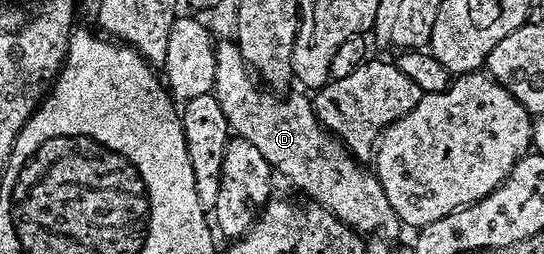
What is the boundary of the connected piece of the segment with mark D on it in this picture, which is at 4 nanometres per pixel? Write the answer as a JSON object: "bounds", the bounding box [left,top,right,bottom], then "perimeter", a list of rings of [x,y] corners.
{"bounds":[212,39,399,235],"perimeter":[[[218,39],[215,47],[217,57],[212,93],[223,108],[230,129],[240,139],[251,142],[251,146],[267,158],[270,169],[278,177],[286,176],[303,195],[310,196],[308,199],[312,203],[326,208],[348,228],[355,229],[358,234],[395,235],[399,221],[395,210],[391,210],[391,202],[387,202],[383,186],[336,136],[322,129],[310,97],[293,96],[290,100],[281,100],[285,98],[278,98],[258,83],[232,39]]]}

